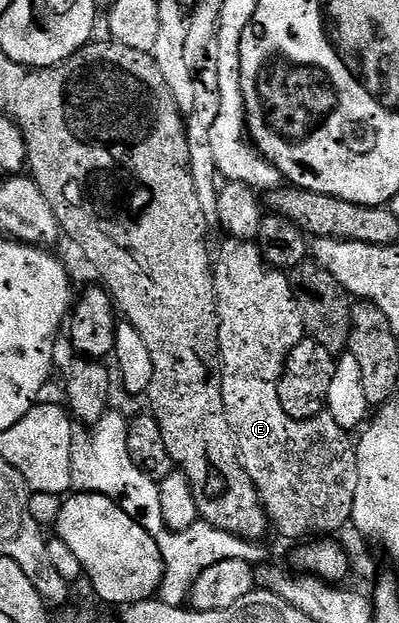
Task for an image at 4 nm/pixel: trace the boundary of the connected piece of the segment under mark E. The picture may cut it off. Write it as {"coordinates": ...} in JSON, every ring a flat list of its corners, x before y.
{"coordinates":[[230,237,224,238,224,240,224,243,219,247,219,251,217,247,217,254,213,259,215,300,217,301,217,309,219,310,219,358,223,372,223,404,225,405,225,417,229,421,231,431,235,434,235,444,239,446,239,460,245,469,245,473,249,473,249,477,261,497,263,508,267,510,268,524,273,528,273,531,276,531,279,535,284,535,287,539,299,539,295,541,307,541,312,537,334,536,336,534,334,531,339,531,343,526,348,526,351,523,353,493,357,493,355,443,351,439,352,436,344,431,341,425,337,425,337,421,333,421,331,415,324,413,312,419,297,421,296,419,290,419,285,413,285,409,281,409,281,401,277,397,279,378,283,372,287,354,305,337,303,318,299,312,299,303,295,300,290,278,284,272,276,271,275,268,267,264,258,242,250,239,232,239]]}

